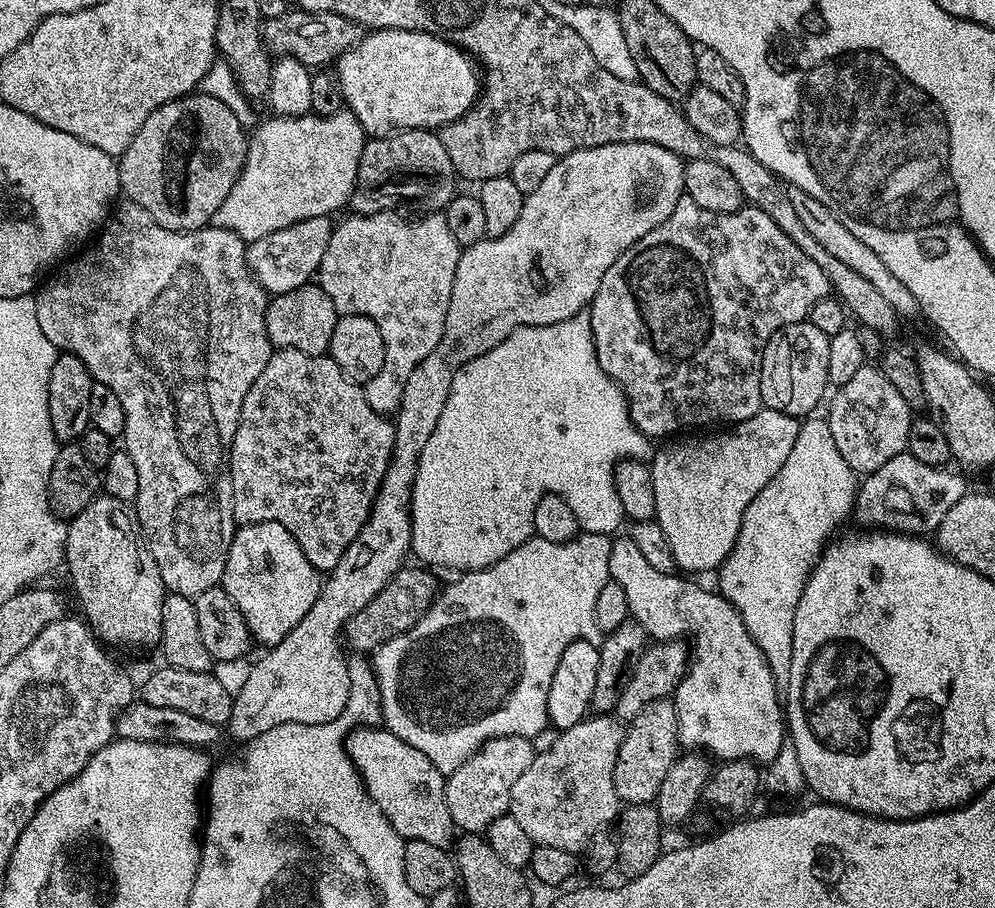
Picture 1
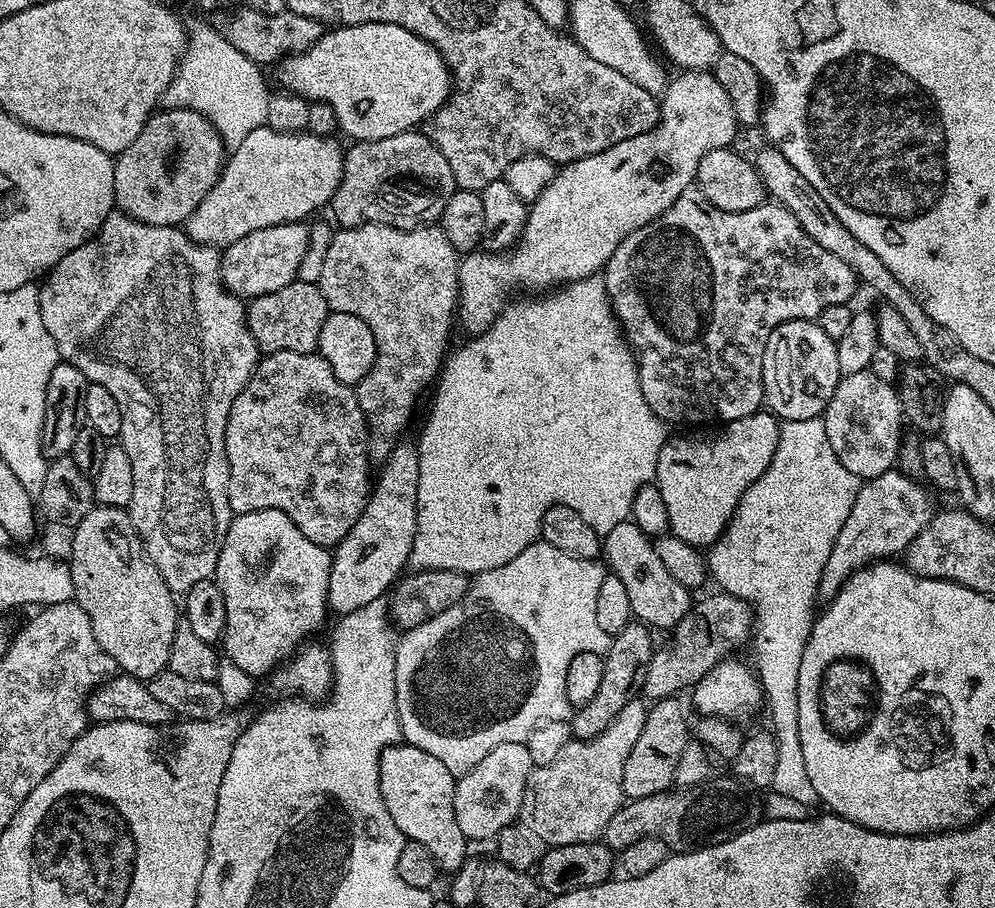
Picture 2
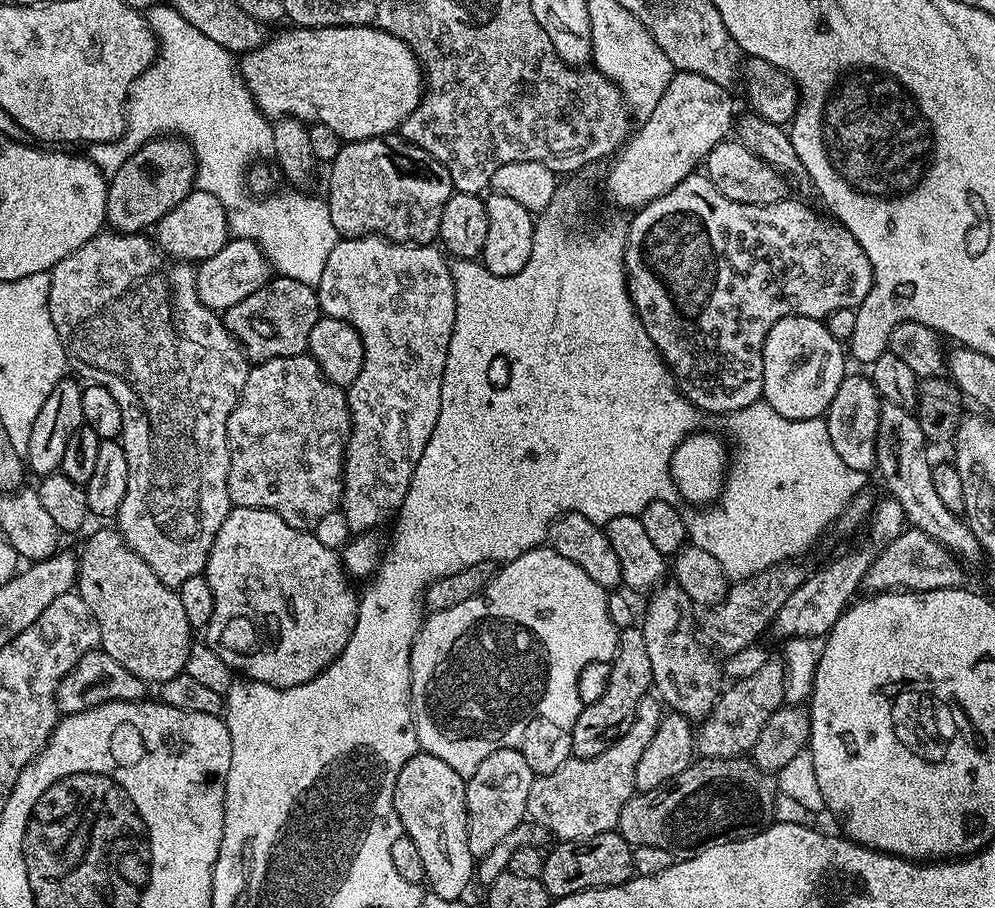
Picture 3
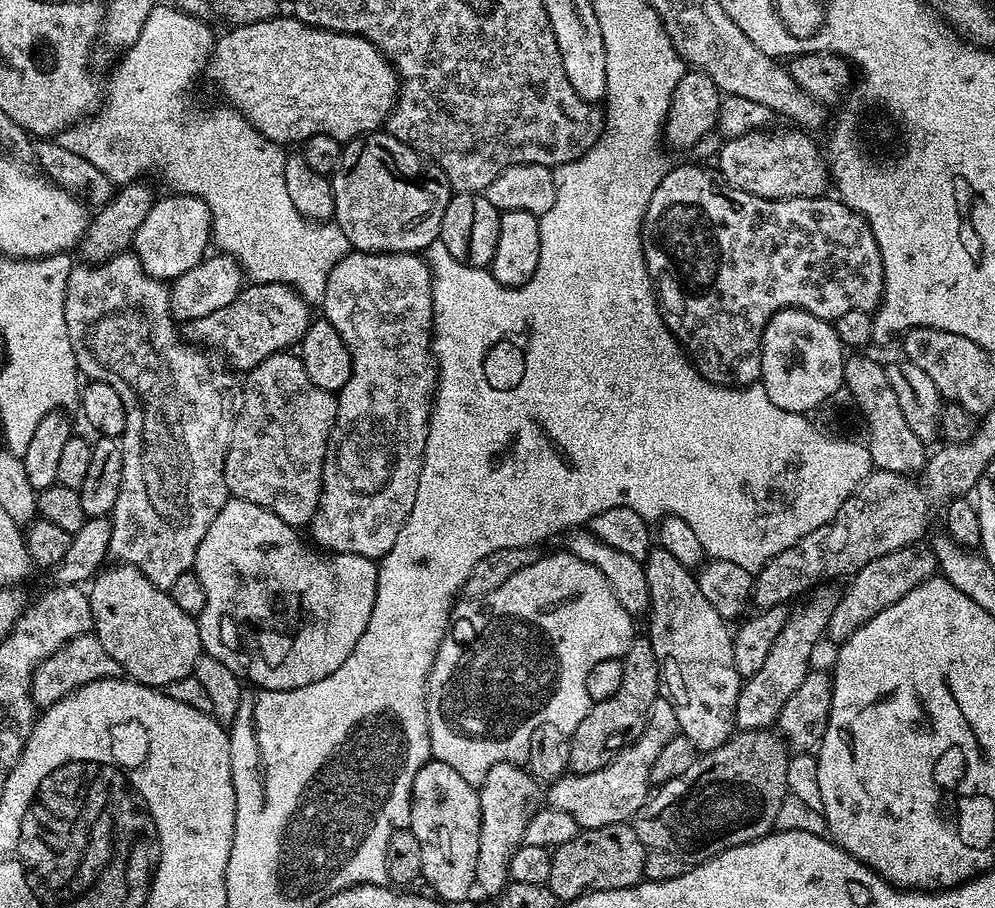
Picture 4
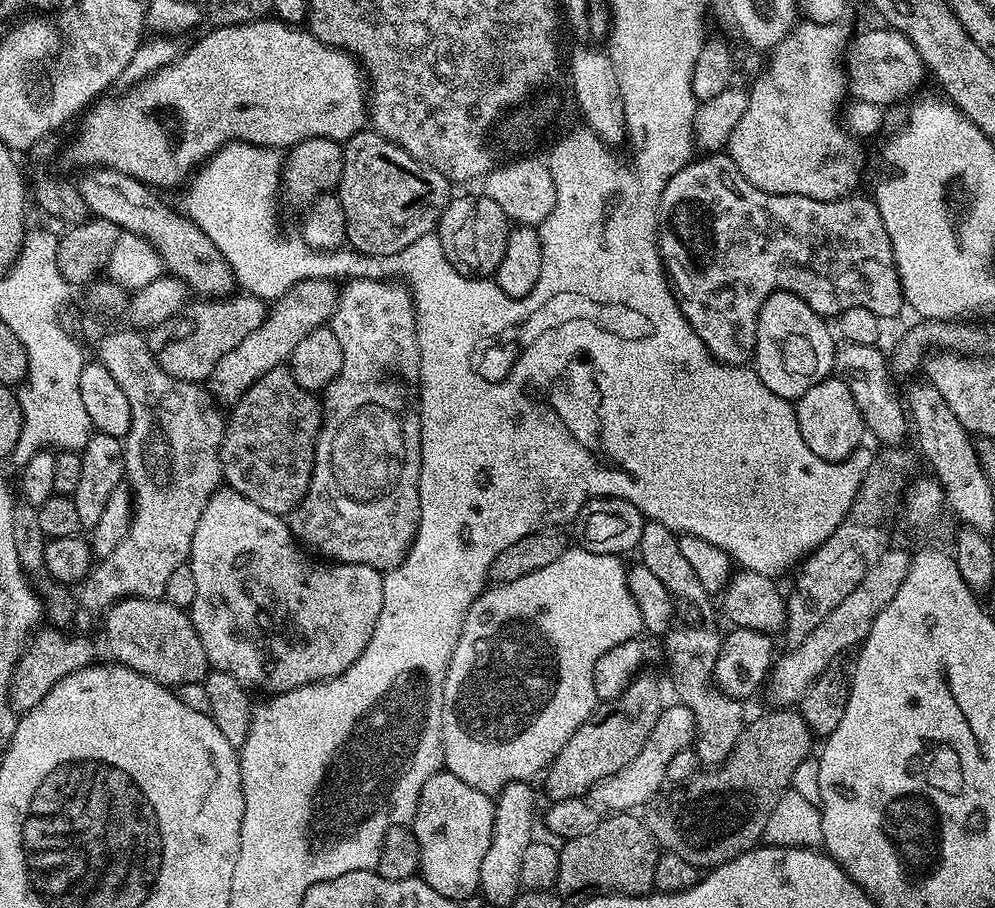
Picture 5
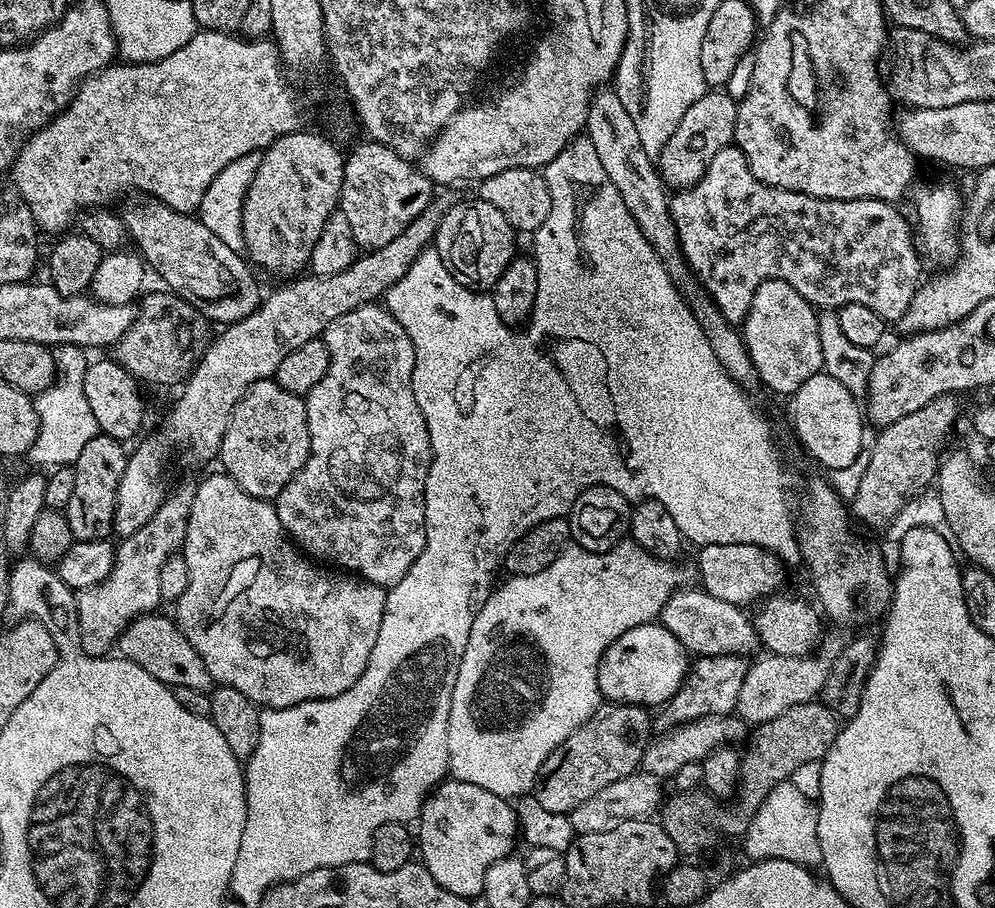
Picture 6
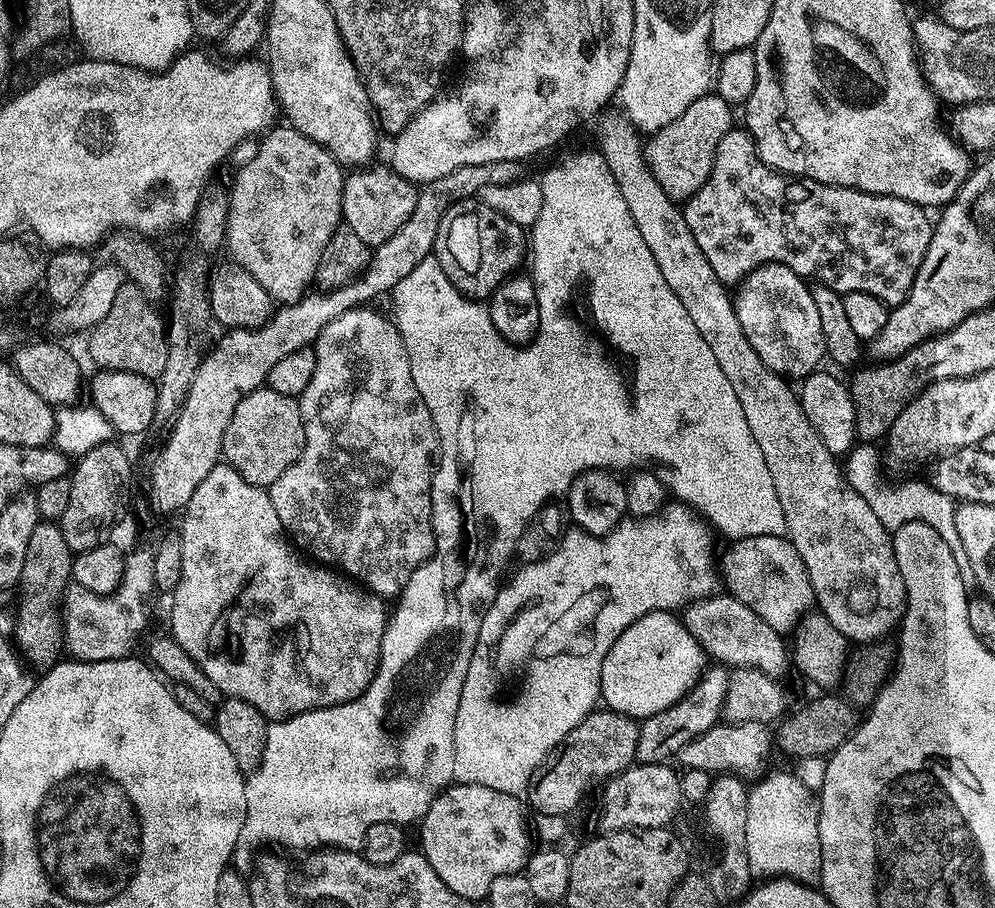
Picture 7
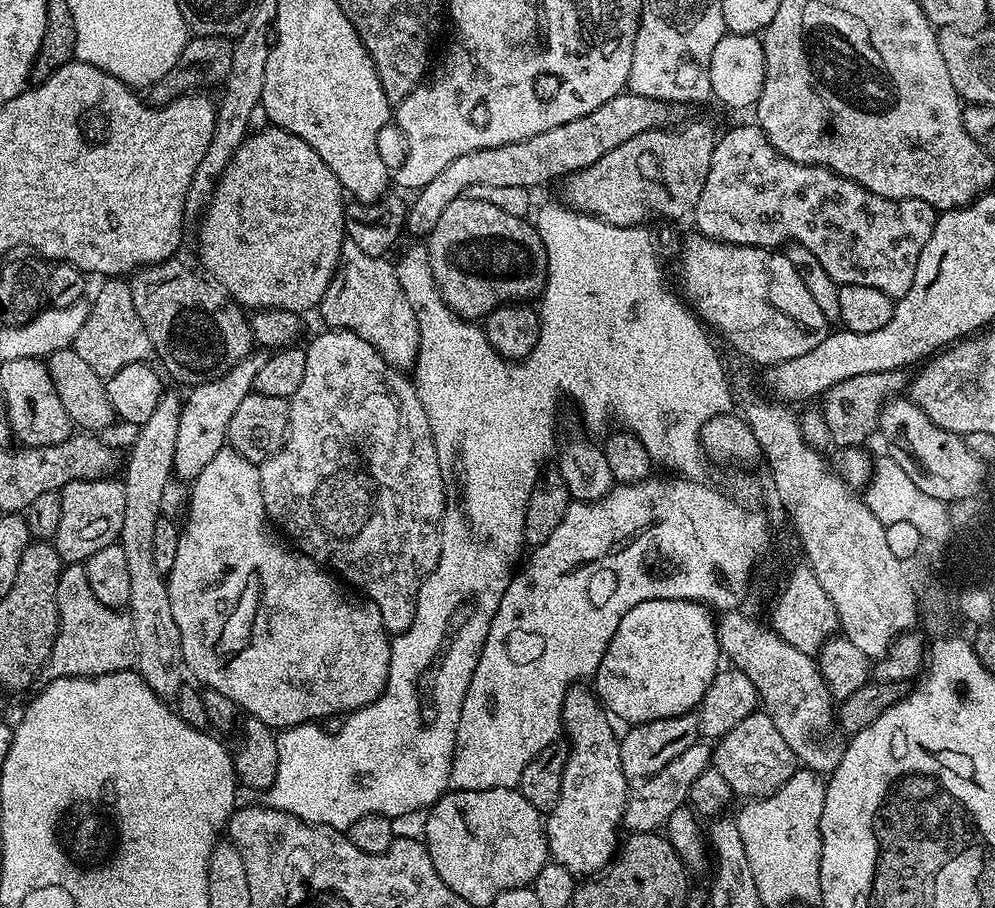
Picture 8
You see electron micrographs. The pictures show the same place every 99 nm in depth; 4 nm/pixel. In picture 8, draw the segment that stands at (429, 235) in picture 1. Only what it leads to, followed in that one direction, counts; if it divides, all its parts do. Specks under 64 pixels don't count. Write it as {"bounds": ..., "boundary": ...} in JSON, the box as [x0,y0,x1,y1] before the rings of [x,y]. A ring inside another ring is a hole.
{"bounds":[259,328,446,634],"boundary":[[[342,328],[324,330],[321,336],[314,337],[306,344],[306,375],[302,377],[302,386],[298,386],[298,394],[288,401],[288,437],[284,439],[284,446],[259,465],[262,502],[268,511],[269,521],[304,555],[321,566],[327,566],[345,585],[353,584],[348,586],[374,601],[382,614],[384,629],[389,634],[405,632],[412,624],[420,581],[432,573],[440,557],[440,519],[444,517],[446,503],[446,473],[440,467],[428,415],[416,397],[415,383],[404,376],[407,375],[401,369],[390,366],[386,358],[382,358],[382,354],[370,346],[370,342],[366,342],[366,338],[358,338],[358,334],[346,332]]]}

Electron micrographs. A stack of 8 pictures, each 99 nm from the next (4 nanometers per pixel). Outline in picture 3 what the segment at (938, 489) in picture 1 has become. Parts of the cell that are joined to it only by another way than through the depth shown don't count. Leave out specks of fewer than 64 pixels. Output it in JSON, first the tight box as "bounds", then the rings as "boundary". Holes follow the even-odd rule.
{"bounds":[771,498,906,638],"boundary":[[[891,498],[877,499],[867,524],[872,531],[873,545],[860,544],[857,548],[848,548],[845,552],[838,553],[829,564],[822,565],[817,572],[813,571],[808,575],[802,582],[802,586],[798,586],[798,590],[794,590],[790,598],[786,598],[782,610],[778,610],[778,614],[772,620],[771,635],[784,636],[783,638],[827,637],[834,622],[838,622],[844,609],[853,603],[857,595],[855,592],[861,591],[864,575],[866,570],[870,570],[877,551],[894,542],[894,538],[898,538],[904,531],[906,517],[898,501]]]}

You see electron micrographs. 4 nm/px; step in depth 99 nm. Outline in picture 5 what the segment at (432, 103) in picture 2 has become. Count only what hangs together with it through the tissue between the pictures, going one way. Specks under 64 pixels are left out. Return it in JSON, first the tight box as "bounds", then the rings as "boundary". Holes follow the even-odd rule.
{"bounds":[68,18,369,190],"boundary":[[[265,18],[249,24],[235,24],[225,28],[213,27],[208,31],[212,32],[206,33],[193,48],[188,48],[185,52],[183,49],[171,64],[162,66],[156,72],[150,72],[147,77],[124,90],[126,92],[121,96],[116,96],[113,100],[101,98],[95,101],[83,113],[84,125],[81,126],[80,133],[73,138],[72,145],[68,148],[69,162],[77,164],[77,169],[80,170],[94,167],[118,170],[122,174],[130,174],[136,180],[142,181],[143,184],[147,184],[153,189],[161,190],[160,188],[176,188],[182,182],[184,184],[209,157],[215,155],[224,144],[232,141],[244,141],[258,144],[260,147],[287,150],[310,138],[326,138],[327,140],[346,142],[356,132],[365,131],[366,125],[369,123],[366,77],[356,57],[350,55],[349,52],[323,44],[317,36],[313,36],[303,27],[279,18]]]}

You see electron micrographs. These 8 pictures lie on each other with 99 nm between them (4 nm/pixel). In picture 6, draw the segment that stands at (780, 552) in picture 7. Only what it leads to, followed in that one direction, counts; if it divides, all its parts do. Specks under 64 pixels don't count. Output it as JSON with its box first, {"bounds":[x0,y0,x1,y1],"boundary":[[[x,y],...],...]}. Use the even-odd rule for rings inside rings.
{"bounds":[696,542,786,606],"boundary":[[[742,542],[729,544],[705,544],[696,556],[696,572],[700,575],[699,587],[722,602],[741,606],[755,605],[769,596],[775,596],[784,584],[786,565],[779,556],[762,546]]]}

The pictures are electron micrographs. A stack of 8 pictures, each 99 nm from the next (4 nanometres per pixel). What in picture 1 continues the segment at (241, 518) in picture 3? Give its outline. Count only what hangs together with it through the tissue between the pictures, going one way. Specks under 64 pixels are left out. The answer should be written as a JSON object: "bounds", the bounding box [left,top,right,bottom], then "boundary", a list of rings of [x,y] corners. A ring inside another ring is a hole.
{"bounds":[222,522,321,645],"boundary":[[[258,522],[237,527],[230,542],[230,554],[226,554],[222,587],[246,618],[246,626],[257,645],[269,643],[268,612],[308,612],[320,597],[321,583],[321,573],[310,566],[306,554],[302,554],[302,546],[298,546],[286,526]]]}

